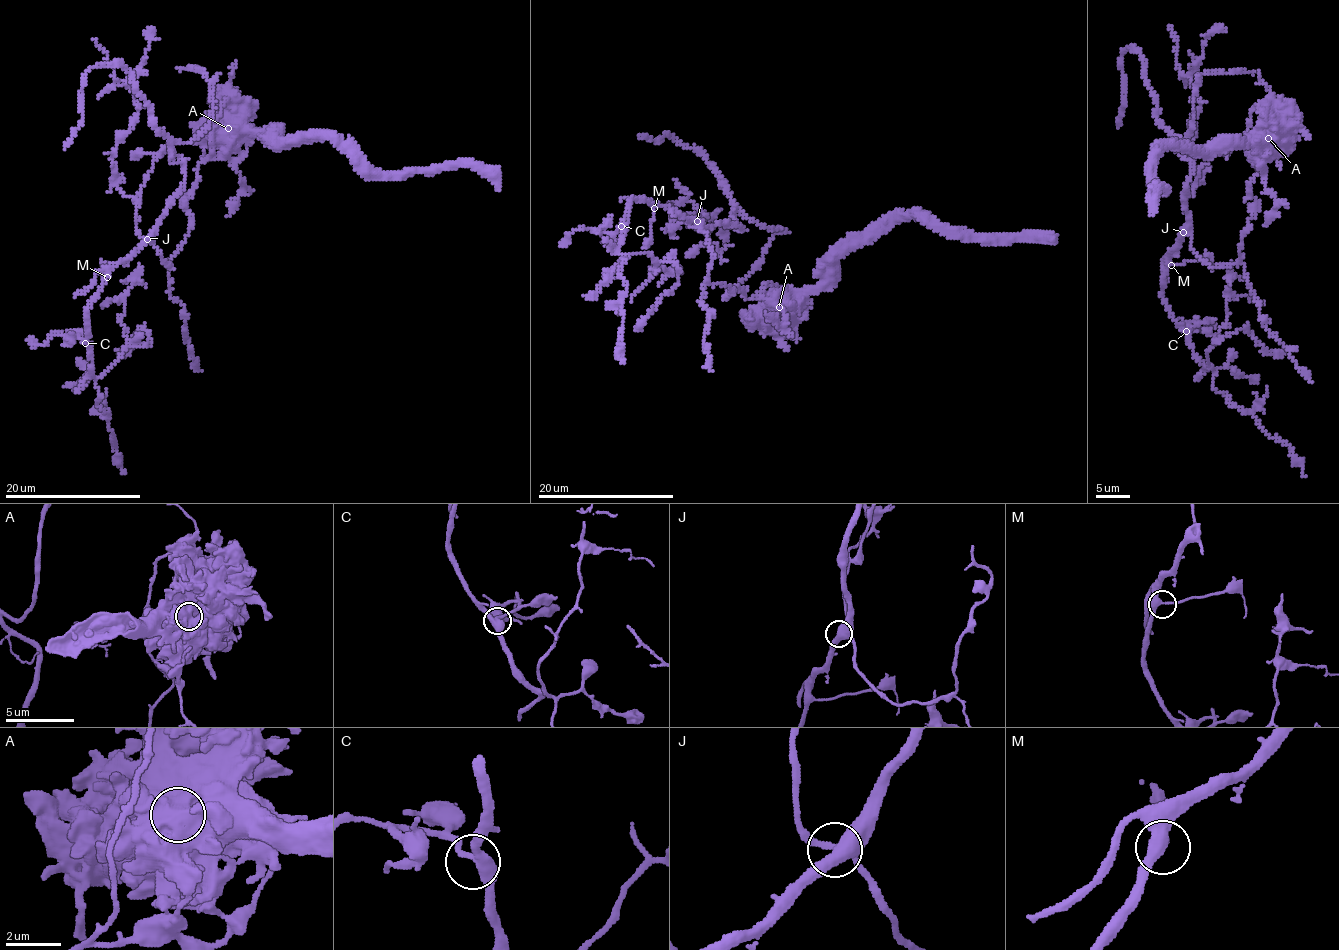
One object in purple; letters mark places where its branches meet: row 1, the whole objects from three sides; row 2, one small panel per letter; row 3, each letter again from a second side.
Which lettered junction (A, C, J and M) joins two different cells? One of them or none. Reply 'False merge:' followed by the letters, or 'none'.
False merge: A

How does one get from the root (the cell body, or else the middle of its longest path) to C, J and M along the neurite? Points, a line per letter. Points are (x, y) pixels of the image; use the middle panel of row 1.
C: (728, 286), (708, 284), (713, 248), (705, 233), (694, 222), (635, 198), (630, 201), (627, 217), (621, 226)
J: (728, 286), (708, 284), (713, 248), (697, 221)
M: (728, 286), (708, 284), (713, 248), (700, 227), (666, 208), (654, 208)

